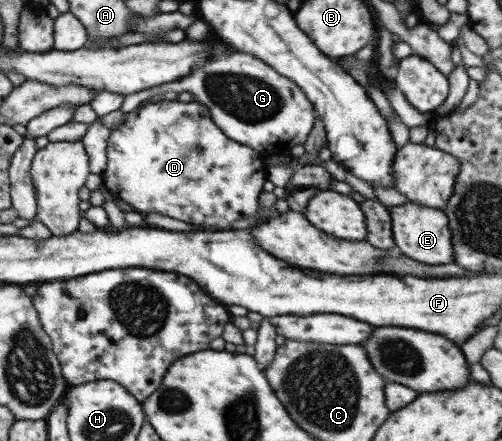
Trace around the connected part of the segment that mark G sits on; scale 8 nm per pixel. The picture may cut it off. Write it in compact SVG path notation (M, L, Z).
M221 42L213 43L213 49L209 49L207 63L195 69L191 75L126 95L117 111L125 115L153 95L167 91L193 93L195 101L203 105L204 110L210 114L226 137L252 147L264 155L289 154L295 146L307 142L315 126L314 105L295 82L269 67L261 59L233 51Z

